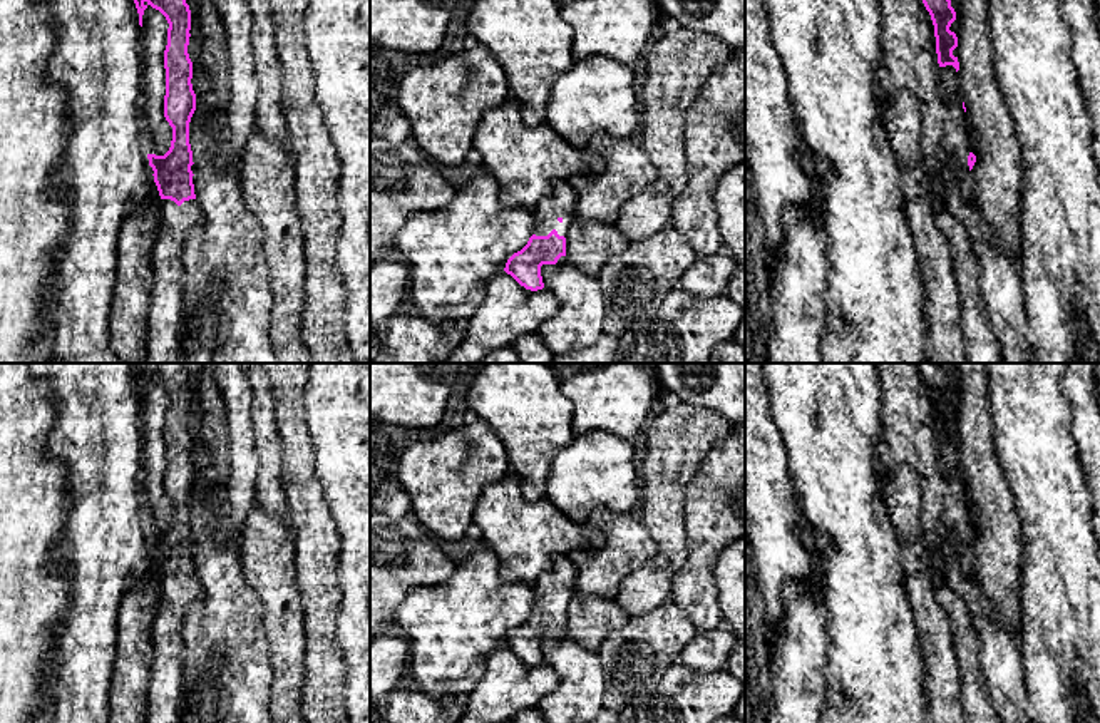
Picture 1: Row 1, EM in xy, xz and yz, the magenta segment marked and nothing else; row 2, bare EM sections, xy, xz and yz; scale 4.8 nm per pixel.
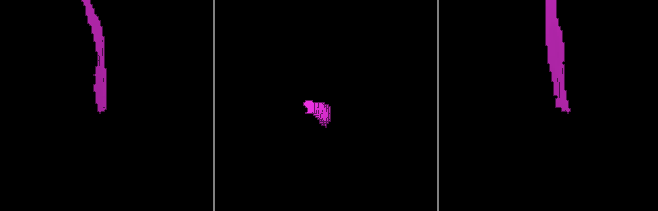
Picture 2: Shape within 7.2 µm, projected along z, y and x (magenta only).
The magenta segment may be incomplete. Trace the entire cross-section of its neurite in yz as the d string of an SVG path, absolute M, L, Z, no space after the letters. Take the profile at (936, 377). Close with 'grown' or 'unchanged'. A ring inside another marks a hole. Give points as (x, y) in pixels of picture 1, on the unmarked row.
M919 363L919 368L934 400L938 438L939 442L953 440L958 447L959 437L953 430L953 425L958 422L958 412L949 405L956 395L951 375L943 363Z | unchanged

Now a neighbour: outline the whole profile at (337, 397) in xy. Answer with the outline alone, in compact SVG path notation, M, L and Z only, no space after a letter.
M310 363L303 392L315 472L340 536L337 638L350 723L370 723L370 363Z

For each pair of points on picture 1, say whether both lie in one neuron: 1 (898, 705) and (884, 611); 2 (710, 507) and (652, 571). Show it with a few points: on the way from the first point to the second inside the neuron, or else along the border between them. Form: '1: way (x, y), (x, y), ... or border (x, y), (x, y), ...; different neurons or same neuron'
1: way (884, 681), (884, 635); same neuron
2: border (685, 494), (687, 559), (675, 573); different neurons

